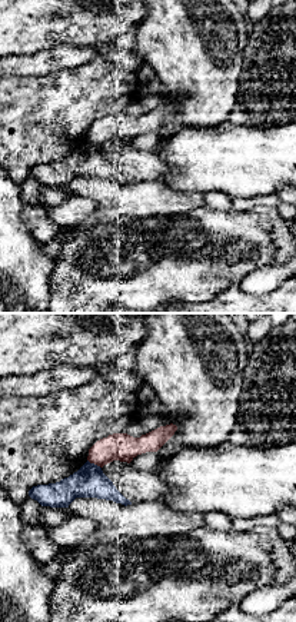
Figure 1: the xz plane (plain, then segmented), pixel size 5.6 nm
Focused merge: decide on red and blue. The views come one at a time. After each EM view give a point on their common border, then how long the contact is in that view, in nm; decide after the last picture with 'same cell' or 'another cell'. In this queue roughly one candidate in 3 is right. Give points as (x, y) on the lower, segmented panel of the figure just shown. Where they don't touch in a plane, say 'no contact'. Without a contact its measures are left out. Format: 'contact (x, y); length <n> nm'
contact (95, 463); length 90 nm

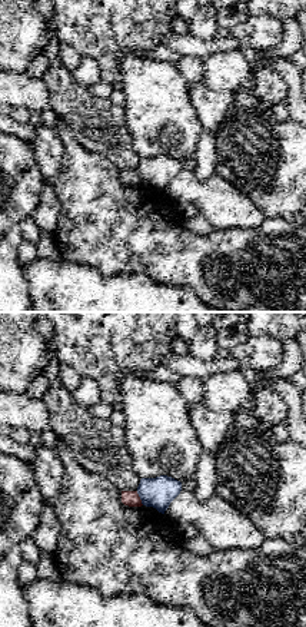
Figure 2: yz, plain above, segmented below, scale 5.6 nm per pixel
contact (139, 498); length 90 nm

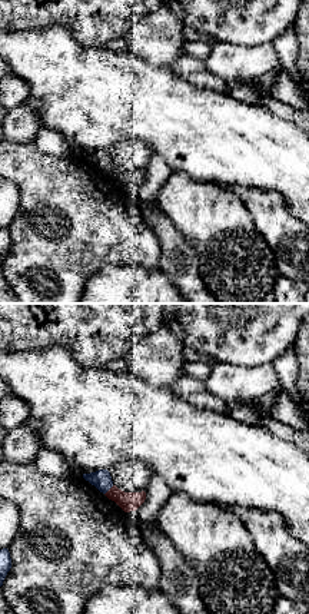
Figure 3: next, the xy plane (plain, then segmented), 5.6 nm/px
contact (109, 490); length 80 nm

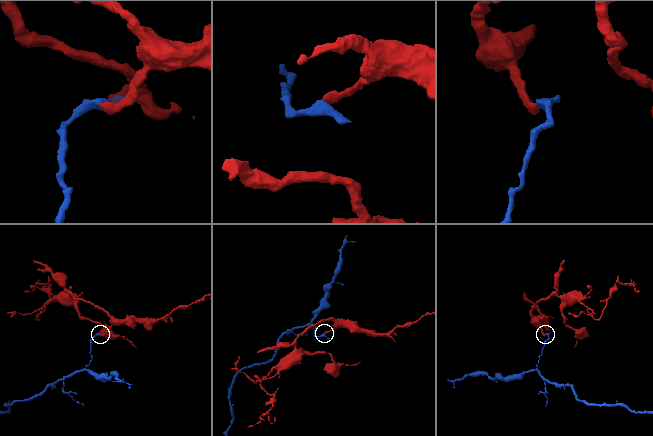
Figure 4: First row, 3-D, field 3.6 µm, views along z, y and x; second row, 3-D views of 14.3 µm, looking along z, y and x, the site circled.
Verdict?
another cell

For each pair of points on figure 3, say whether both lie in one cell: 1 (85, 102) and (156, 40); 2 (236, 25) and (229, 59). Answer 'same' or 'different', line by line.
1: different
2: different

